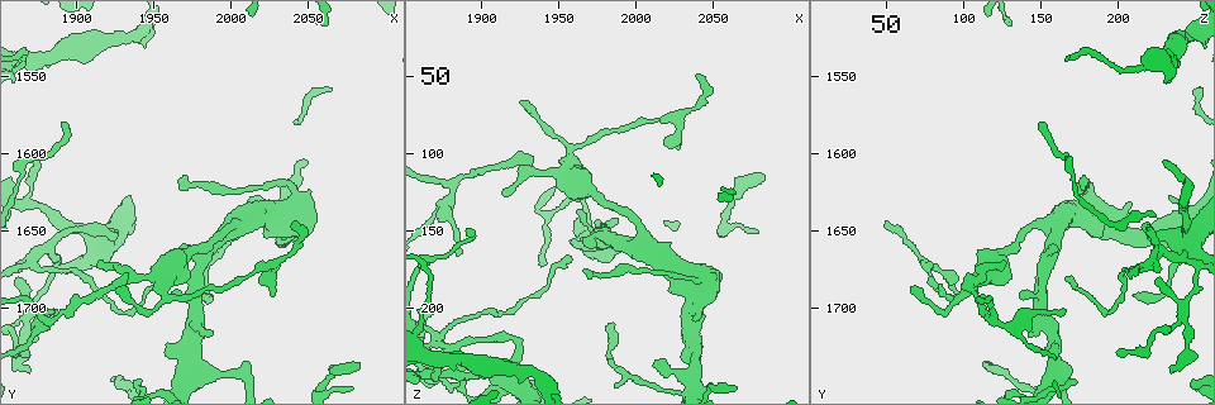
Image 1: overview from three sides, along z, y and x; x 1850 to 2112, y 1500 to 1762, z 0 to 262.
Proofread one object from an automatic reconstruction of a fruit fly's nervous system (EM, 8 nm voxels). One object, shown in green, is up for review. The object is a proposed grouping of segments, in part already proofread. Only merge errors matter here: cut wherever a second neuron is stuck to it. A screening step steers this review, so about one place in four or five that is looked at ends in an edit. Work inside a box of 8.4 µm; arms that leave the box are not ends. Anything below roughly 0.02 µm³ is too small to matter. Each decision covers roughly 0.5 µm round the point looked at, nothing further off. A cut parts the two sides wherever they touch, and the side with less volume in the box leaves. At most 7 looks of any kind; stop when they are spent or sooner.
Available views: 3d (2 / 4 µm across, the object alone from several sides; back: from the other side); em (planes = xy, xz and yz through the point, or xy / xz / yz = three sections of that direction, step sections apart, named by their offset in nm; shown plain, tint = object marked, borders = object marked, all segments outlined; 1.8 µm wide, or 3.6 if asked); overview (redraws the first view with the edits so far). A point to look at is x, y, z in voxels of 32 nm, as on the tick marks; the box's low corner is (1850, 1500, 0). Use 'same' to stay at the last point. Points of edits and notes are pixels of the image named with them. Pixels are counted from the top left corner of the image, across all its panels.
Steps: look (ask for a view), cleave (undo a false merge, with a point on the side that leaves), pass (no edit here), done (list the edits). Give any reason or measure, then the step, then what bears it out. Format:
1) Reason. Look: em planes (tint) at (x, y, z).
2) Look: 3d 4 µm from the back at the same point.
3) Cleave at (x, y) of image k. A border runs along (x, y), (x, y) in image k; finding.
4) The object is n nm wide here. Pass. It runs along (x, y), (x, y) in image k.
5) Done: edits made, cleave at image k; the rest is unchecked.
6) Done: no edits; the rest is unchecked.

Touches itself. Look: 3d 2 µm at (1870, 1672, 218).

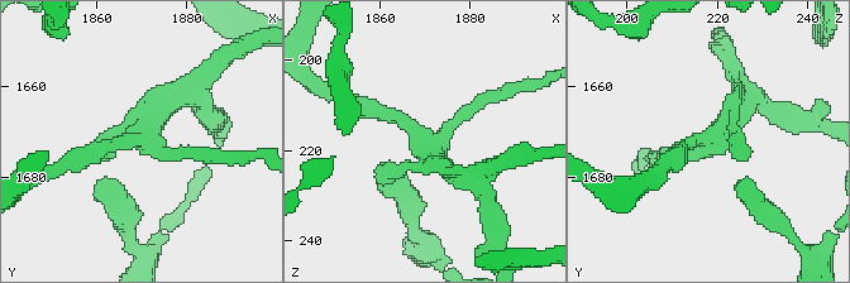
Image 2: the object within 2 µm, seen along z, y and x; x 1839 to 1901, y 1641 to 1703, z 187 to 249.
Look: em planes (tint) at (1872, 1672, 218).

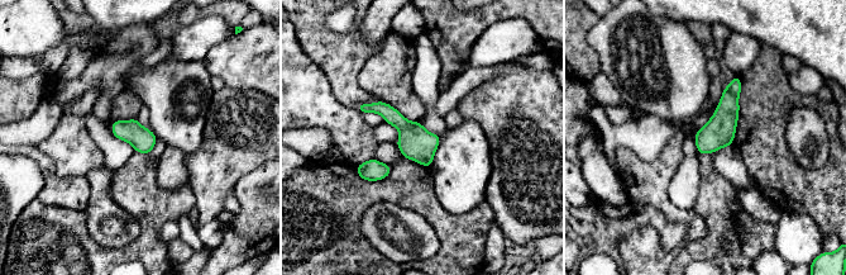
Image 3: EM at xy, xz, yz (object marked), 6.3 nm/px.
Cleave at (720, 129) of image 3. A border runs along (726, 86), (737, 98) in image 3; a second neuron is stuck on.

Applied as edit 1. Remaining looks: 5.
Three arms meet. Look: em yz step 16 (tint) at (1962, 1672, 112).

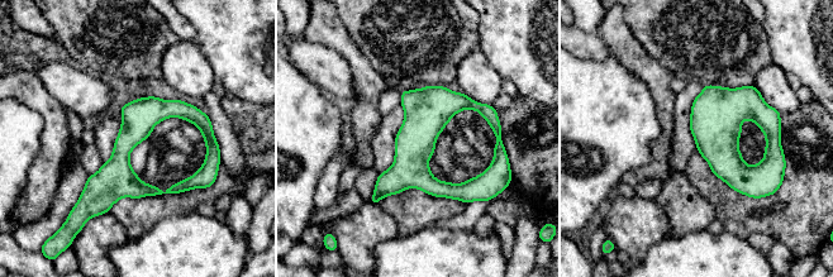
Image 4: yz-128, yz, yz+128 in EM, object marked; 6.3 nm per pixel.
Look: em xz step 8 (tint) at the same point.

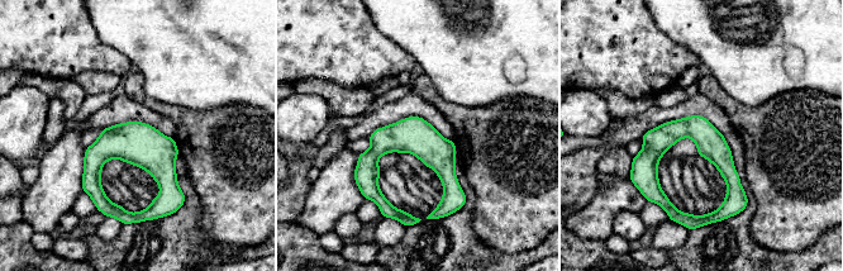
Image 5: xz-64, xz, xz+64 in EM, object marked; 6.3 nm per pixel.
The object is 190 nm wide here. Pass. One neuron here.

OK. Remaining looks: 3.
A narrow waist. Look: 3d 2 µm at (1882, 1708, 120).

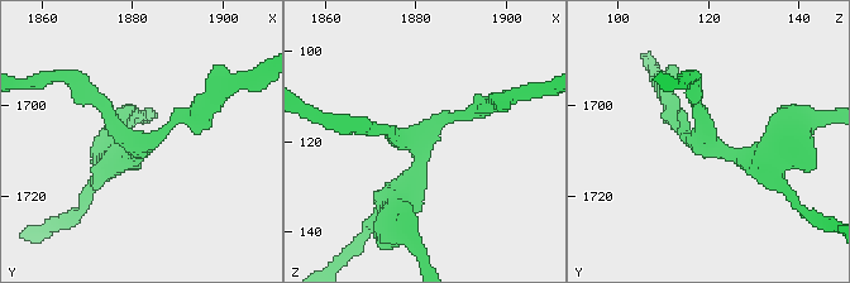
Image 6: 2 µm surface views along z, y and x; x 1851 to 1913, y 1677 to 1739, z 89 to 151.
Look: em planes (tint) at (1881, 1710, 120).

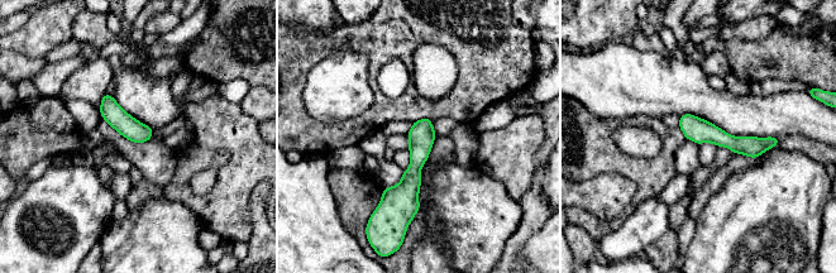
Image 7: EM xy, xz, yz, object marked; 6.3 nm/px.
Pass. It runs along (682, 119), (735, 144), (774, 142) in image 7; continuous, no second neuron.

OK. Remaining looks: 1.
Done: edits made, cleave at image 3; the rest is unchecked.

